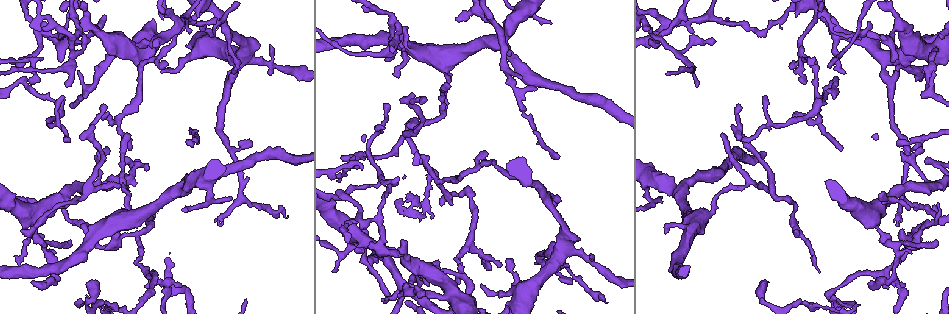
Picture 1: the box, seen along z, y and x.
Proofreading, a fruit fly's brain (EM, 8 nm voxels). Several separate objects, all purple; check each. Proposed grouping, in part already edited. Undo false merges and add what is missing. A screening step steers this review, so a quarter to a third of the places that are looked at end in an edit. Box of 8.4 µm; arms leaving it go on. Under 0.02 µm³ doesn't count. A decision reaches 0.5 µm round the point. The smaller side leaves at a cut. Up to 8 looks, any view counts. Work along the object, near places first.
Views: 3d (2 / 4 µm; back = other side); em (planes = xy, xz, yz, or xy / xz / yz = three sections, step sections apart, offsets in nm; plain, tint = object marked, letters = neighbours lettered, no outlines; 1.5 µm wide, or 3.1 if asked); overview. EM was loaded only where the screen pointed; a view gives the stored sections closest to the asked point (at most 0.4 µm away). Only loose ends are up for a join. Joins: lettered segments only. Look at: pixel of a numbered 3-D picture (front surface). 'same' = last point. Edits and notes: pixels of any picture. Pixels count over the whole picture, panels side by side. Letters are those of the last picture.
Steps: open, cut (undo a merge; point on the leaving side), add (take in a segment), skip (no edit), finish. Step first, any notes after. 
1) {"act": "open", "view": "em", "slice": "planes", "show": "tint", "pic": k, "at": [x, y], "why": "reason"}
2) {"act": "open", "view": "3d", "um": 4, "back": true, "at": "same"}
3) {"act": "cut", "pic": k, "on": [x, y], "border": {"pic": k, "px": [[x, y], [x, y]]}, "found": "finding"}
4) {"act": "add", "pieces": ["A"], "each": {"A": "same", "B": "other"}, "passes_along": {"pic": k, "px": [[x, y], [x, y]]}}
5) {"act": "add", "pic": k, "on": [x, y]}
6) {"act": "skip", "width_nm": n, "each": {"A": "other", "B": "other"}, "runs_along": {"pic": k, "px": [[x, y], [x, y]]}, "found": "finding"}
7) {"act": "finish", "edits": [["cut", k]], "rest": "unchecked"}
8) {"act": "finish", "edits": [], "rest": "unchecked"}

{"act": "open", "view": "3d", "um": 2, "pic": 1, "at": [219, 225], "why": "tapers out"}

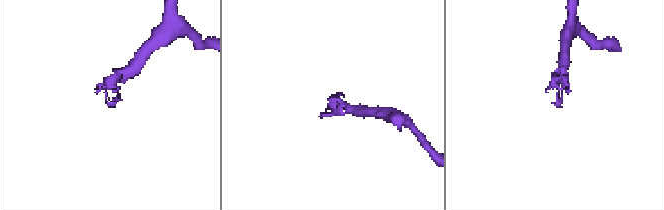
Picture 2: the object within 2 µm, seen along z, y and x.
{"act": "open", "view": "em", "slice": "planes", "show": "letters", "pic": 2, "at": [558, 104]}

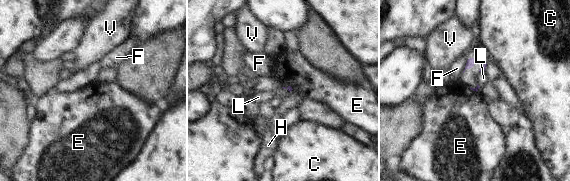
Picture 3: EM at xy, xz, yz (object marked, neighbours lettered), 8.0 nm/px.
{"act": "skip", "each": {"C": "other", "E": "other", "F": "other", "H": "other", "L": "other", "V": "other"}, "border": {"pic": 3, "px": [[287, 82], [295, 91]]}, "found": "none of them fits"}

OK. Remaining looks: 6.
{"act": "open", "view": "em", "slice": "xy", "step": 8, "show": "letters", "pic": 1, "at": [110, 151], "why": "branch stops here"}

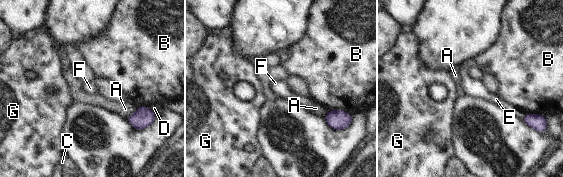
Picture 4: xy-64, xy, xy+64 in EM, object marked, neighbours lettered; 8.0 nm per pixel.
{"act": "skip", "each": {"A": "other", "B": "other", "C": "other", "D": "other", "E": "other", "F": "other", "G": "other"}, "border": {"pic": 4, "px": [[147, 106], [137, 107]]}, "found": "no lettered segment goes on from it"}

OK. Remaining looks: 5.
{"act": "open", "view": "em", "slice": "planes", "show": "letters", "pic": 1, "at": [928, 49], "why": "thin arm on a thick one"}

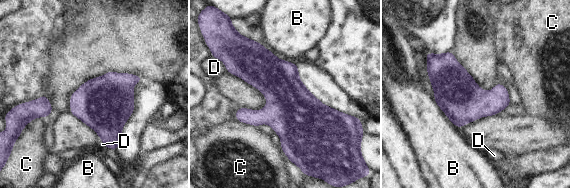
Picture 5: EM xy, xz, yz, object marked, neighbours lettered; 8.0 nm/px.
{"act": "skip", "width_nm": 240, "longest_contact_nm": ["B", 300], "each": {"B": "other", "C": "other", "D": "other"}, "found": "continuous, no second neuron"}

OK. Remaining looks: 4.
{"act": "finish", "edits": [], "rest": "unchecked"}

